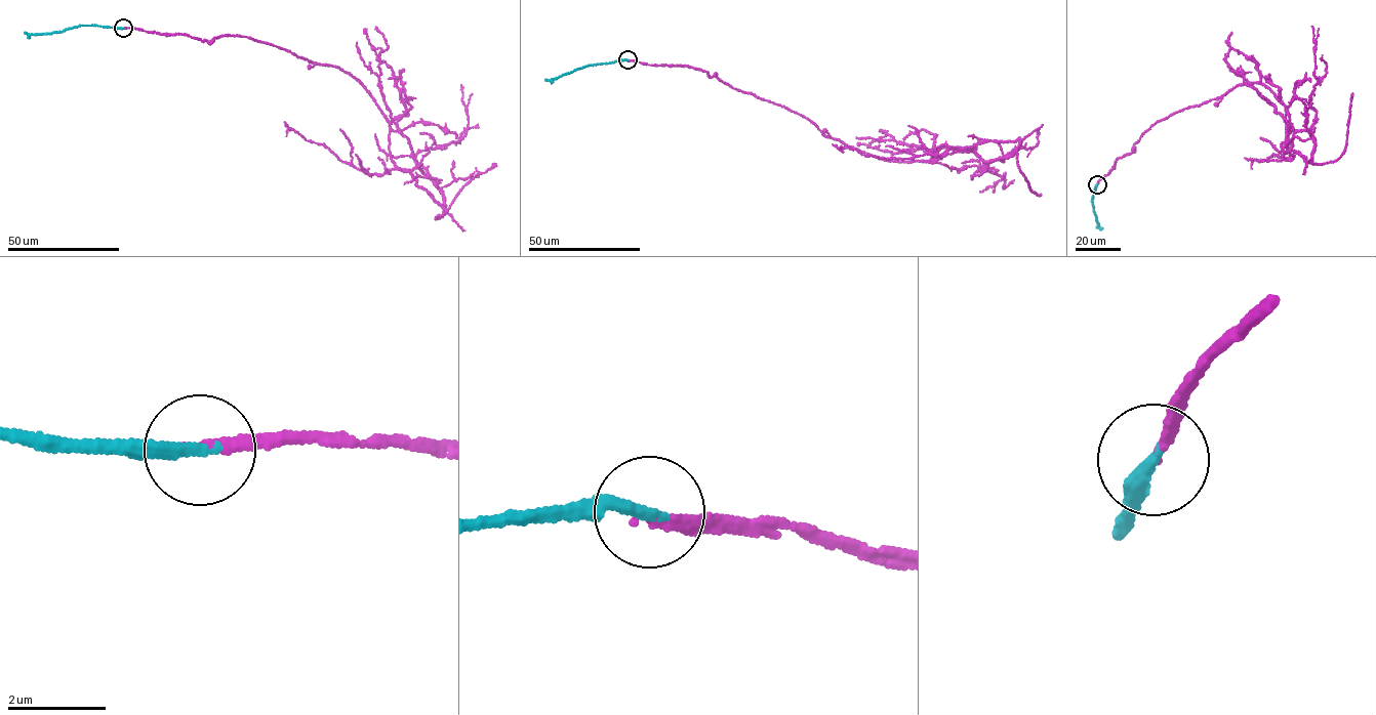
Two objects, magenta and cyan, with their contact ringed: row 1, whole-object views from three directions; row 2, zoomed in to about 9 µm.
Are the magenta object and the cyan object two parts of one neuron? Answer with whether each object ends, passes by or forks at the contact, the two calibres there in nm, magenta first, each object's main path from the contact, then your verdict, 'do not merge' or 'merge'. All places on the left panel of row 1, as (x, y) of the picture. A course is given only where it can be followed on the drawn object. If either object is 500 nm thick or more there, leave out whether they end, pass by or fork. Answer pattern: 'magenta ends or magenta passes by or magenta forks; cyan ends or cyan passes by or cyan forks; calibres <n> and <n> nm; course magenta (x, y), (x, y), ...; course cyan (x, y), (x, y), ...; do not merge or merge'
magenta ends; cyan ends; calibres 240 and 280 nm; course magenta (123, 28), (250, 37), (337, 67), (388, 121), (390, 155), (427, 174), (417, 153), (464, 135), (460, 85); course cyan (123, 28), (82, 25), (45, 34), (24, 33); merge

